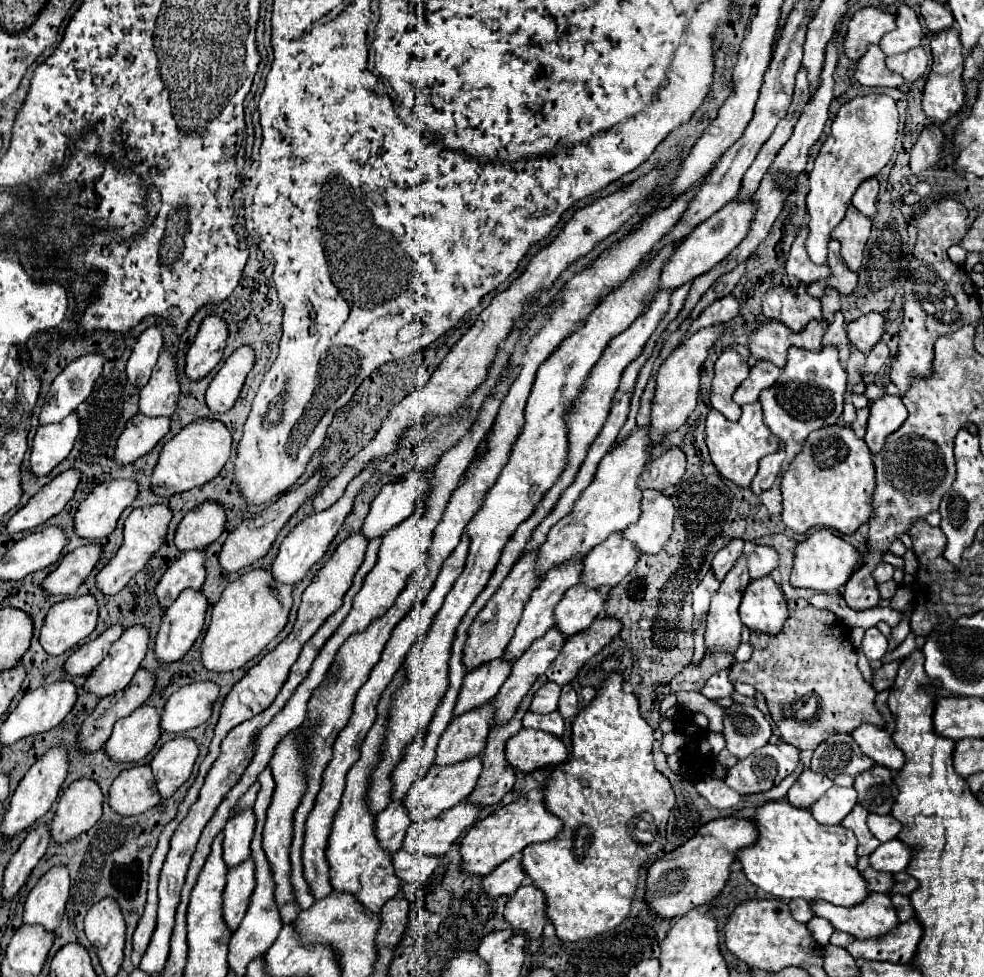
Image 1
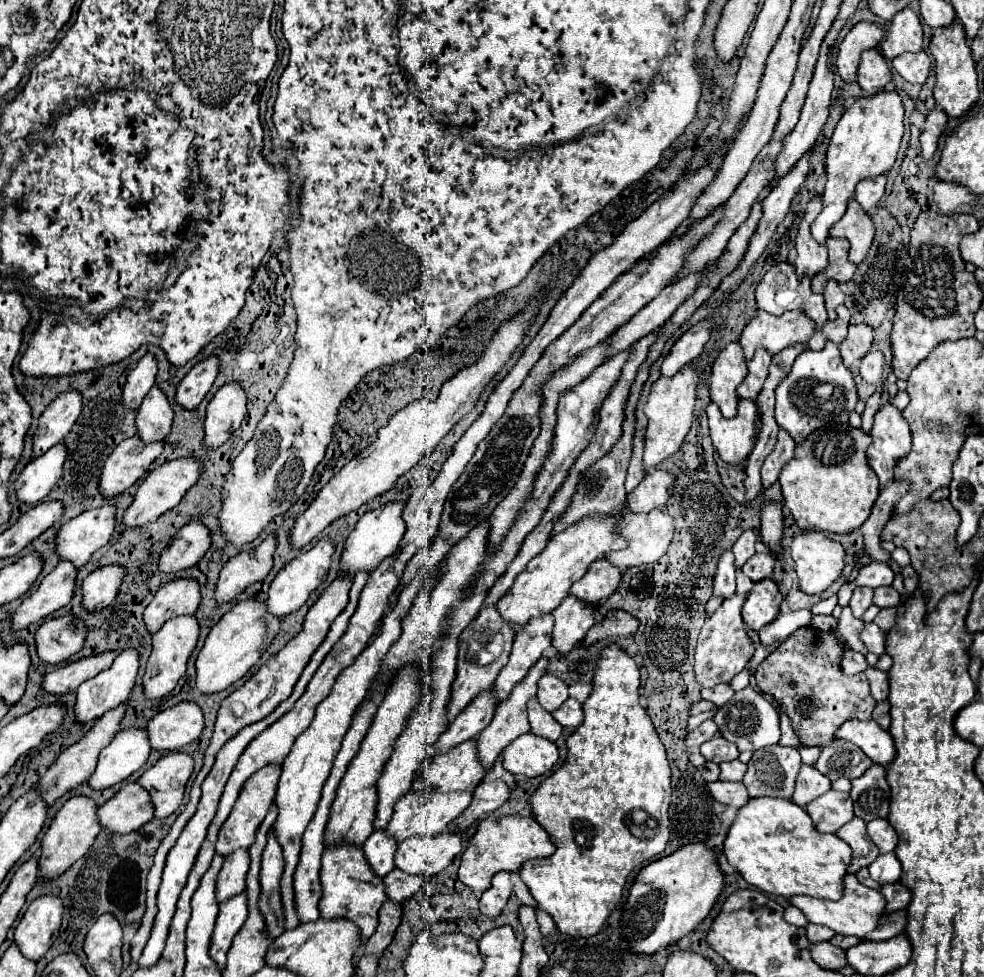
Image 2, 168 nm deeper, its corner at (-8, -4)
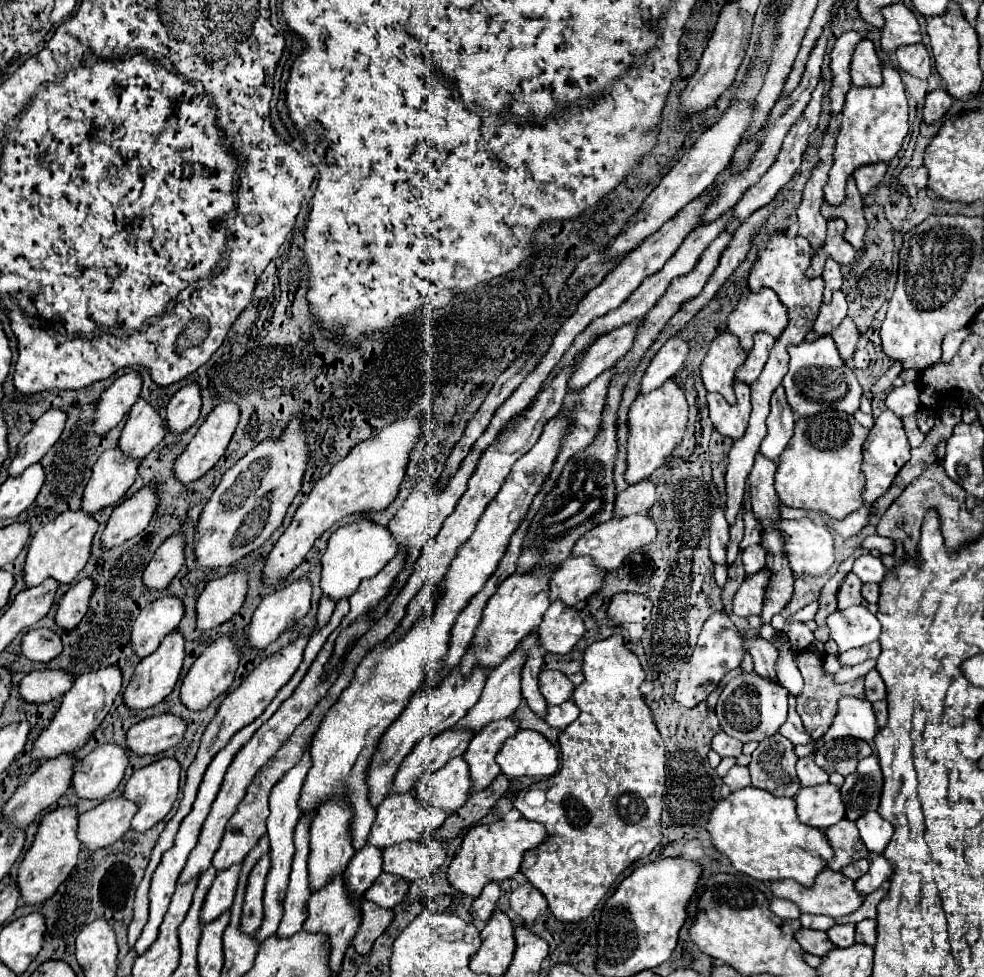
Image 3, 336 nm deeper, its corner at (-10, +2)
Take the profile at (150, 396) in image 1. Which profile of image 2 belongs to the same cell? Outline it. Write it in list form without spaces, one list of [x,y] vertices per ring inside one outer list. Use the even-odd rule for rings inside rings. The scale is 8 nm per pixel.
[[[153,385],[137,411],[137,419],[135,419],[137,435],[145,443],[165,439],[169,435],[173,419],[175,419],[175,411],[167,395],[159,385]]]

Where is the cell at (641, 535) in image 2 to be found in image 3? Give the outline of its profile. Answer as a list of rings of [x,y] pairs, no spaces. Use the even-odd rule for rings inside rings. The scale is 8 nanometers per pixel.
[[[639,513],[639,515],[629,515],[629,517],[623,517],[623,519],[609,519],[601,525],[597,525],[595,529],[591,529],[589,533],[585,533],[571,557],[579,557],[579,555],[589,555],[593,559],[593,563],[599,567],[599,569],[605,569],[605,571],[613,571],[613,569],[619,569],[621,567],[621,561],[633,551],[633,549],[639,549],[643,545],[649,545],[653,543],[657,537],[657,525],[649,519],[647,513]]]

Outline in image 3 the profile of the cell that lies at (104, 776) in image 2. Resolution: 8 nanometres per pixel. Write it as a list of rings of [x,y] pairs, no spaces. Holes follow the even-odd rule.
[[[101,745],[75,765],[71,787],[77,797],[105,799],[123,779],[127,767],[127,749],[119,745]]]

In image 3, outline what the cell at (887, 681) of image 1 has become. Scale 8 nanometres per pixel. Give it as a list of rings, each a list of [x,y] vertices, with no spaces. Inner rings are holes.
[[[871,669],[865,675],[865,699],[871,701],[871,703],[879,701],[879,699],[885,699],[885,683],[879,677],[877,669]]]

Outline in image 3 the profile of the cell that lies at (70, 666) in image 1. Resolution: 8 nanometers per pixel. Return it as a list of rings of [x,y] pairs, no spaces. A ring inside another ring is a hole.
[[[57,669],[31,671],[19,681],[19,697],[25,703],[49,703],[51,699],[63,697],[73,685],[69,673]]]

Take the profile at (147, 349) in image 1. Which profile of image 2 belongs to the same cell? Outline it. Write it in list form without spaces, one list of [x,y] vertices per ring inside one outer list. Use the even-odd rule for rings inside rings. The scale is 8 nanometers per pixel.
[[[145,353],[137,367],[129,373],[127,383],[123,387],[123,403],[131,409],[137,409],[147,391],[155,385],[157,375],[157,359],[153,353]]]

